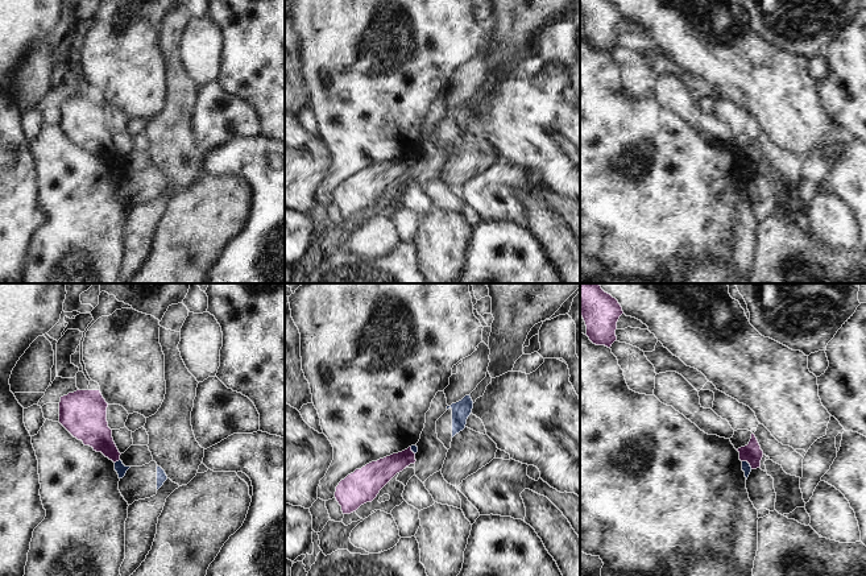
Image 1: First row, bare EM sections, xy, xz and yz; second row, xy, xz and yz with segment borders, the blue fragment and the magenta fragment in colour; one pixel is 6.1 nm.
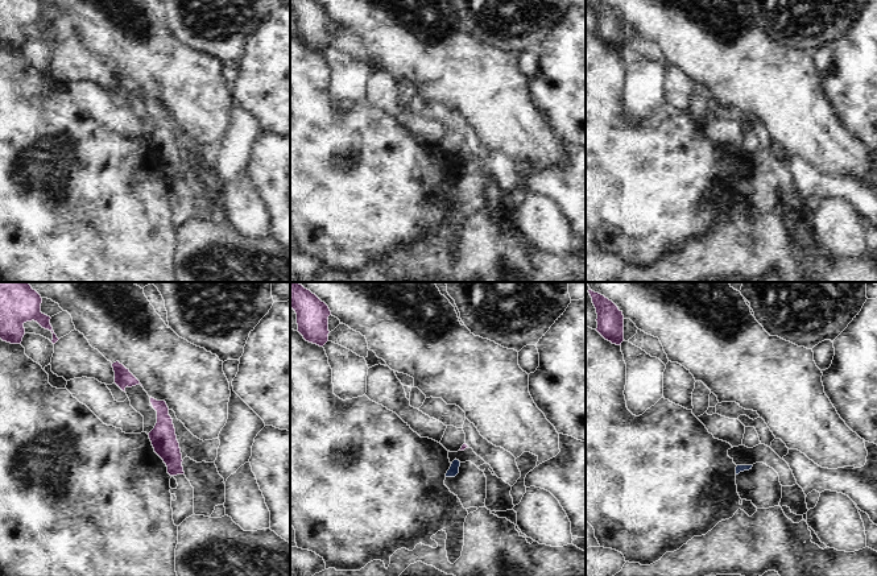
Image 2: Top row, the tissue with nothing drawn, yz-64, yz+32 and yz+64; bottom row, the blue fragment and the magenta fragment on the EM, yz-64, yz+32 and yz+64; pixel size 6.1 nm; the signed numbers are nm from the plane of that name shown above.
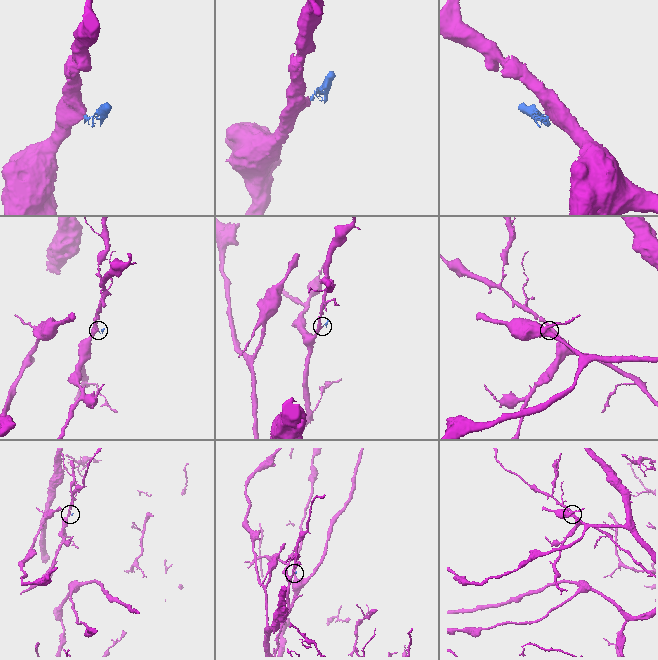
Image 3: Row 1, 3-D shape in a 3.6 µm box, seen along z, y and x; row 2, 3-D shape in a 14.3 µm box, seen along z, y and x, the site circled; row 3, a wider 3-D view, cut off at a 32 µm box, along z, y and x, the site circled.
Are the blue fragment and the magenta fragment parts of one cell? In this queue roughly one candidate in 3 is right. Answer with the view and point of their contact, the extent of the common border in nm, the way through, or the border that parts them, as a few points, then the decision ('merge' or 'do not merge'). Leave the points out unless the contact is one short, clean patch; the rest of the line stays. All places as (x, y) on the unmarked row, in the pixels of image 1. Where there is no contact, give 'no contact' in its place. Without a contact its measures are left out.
contact yz (748, 168); length 80 nm; border yz (742, 165), (751, 173); do not merge

